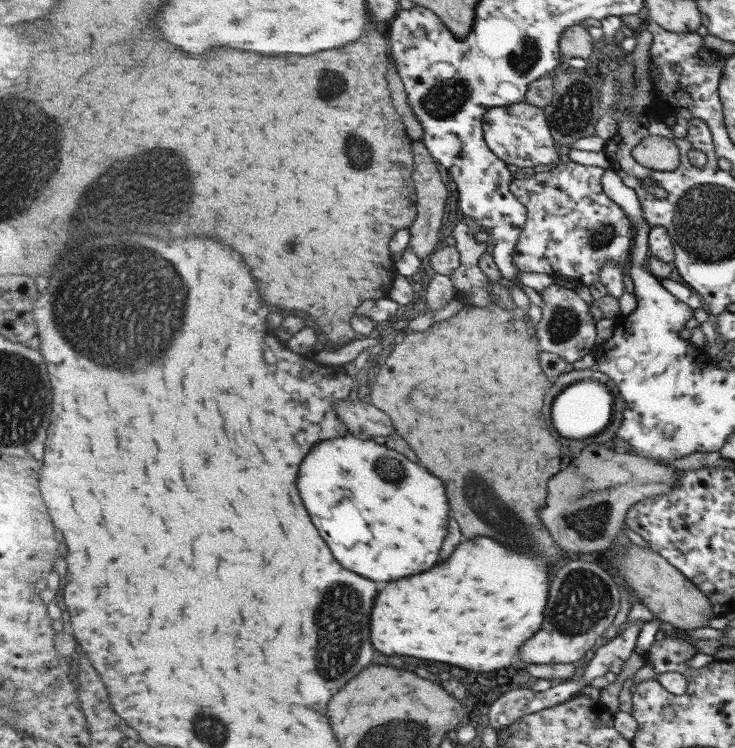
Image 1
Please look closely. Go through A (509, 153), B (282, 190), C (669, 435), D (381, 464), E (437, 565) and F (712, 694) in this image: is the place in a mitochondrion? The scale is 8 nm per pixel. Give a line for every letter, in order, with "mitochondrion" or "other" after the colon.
A: other
B: other
C: mitochondrion
D: mitochondrion
E: other
F: other

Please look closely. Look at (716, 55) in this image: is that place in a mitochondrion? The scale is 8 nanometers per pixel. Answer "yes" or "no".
no

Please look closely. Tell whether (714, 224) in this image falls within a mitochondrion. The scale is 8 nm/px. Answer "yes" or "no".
yes

